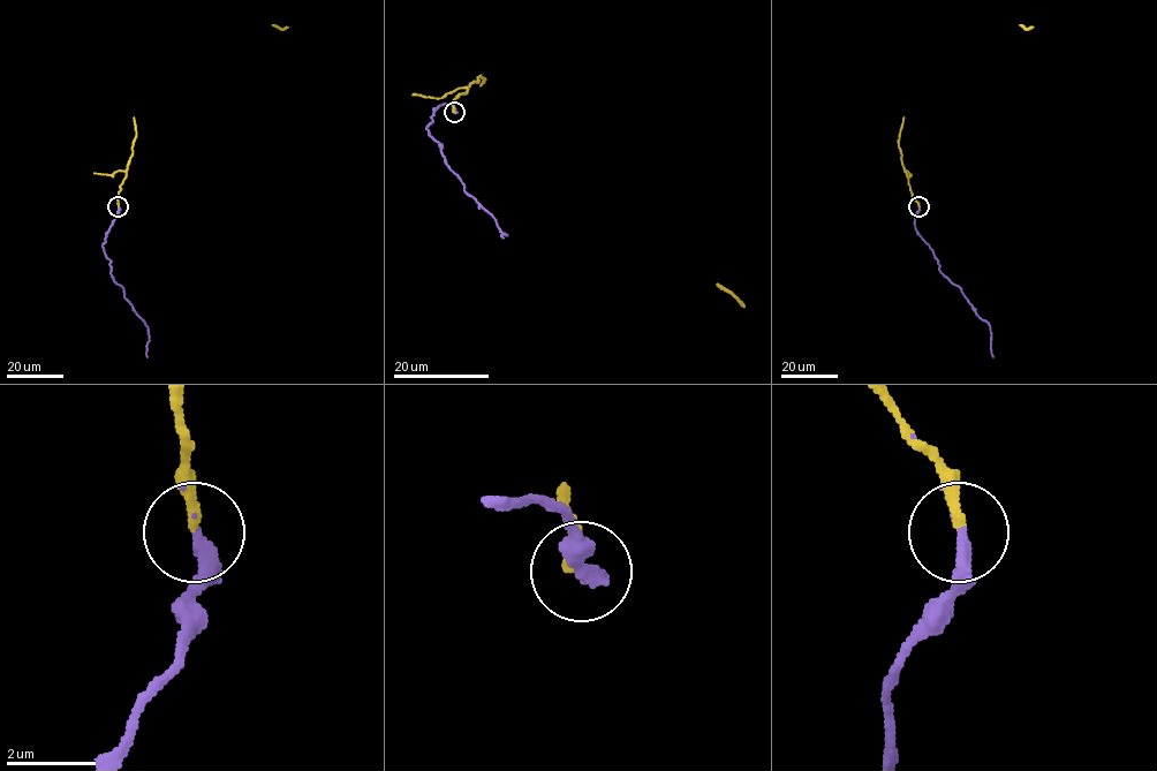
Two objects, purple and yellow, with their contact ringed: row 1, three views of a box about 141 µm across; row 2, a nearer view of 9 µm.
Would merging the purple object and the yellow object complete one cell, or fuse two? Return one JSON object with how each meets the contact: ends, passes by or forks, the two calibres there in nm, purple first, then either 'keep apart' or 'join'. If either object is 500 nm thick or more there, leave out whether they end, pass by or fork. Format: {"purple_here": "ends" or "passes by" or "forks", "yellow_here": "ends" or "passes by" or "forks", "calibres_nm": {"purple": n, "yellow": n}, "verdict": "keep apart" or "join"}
{"purple_here": "ends", "yellow_here": "ends", "calibres_nm": {"purple": 320, "yellow": 240}, "verdict": "join"}

